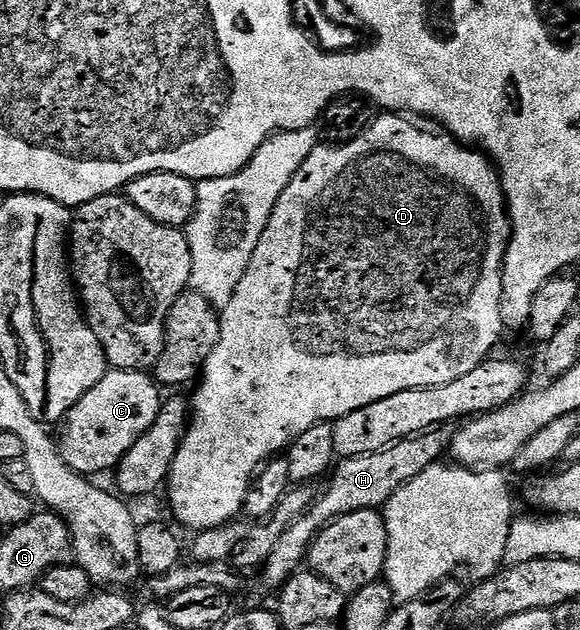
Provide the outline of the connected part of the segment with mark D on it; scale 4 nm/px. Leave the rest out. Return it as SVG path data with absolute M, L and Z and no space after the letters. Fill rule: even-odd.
M381 113L381 116L378 114L371 126L362 135L352 139L350 143L319 145L316 147L307 157L307 161L303 161L299 173L295 173L295 177L291 177L291 185L287 185L287 189L283 189L283 197L279 197L279 201L271 213L271 221L267 225L263 237L259 237L259 245L255 245L255 253L251 257L247 273L243 273L243 277L239 281L231 301L220 312L219 341L215 345L211 357L207 357L204 368L200 372L199 384L201 383L201 388L198 389L197 396L192 396L191 399L189 426L185 428L185 436L181 438L181 444L175 453L175 461L169 470L167 480L169 507L173 510L174 517L183 526L190 527L190 532L210 531L215 527L222 527L224 523L234 522L242 514L245 498L247 497L247 489L259 468L270 462L274 457L280 456L277 454L281 450L282 454L298 437L303 433L307 433L307 429L311 429L320 423L333 423L343 418L347 413L355 413L355 409L363 409L363 405L375 405L375 401L383 401L383 397L395 397L395 393L403 393L411 389L423 389L424 387L442 387L451 381L459 381L459 377L467 377L467 373L471 373L471 369L475 369L494 354L493 346L500 341L501 334L503 334L501 314L499 313L499 305L501 304L501 271L505 267L505 250L509 248L509 240L511 238L509 208L505 202L504 186L499 185L499 175L488 155L476 149L470 149L466 144L454 139L448 133L436 135L433 131L424 131L423 128L416 127L412 122L416 123L412 118L406 117L401 113Z

